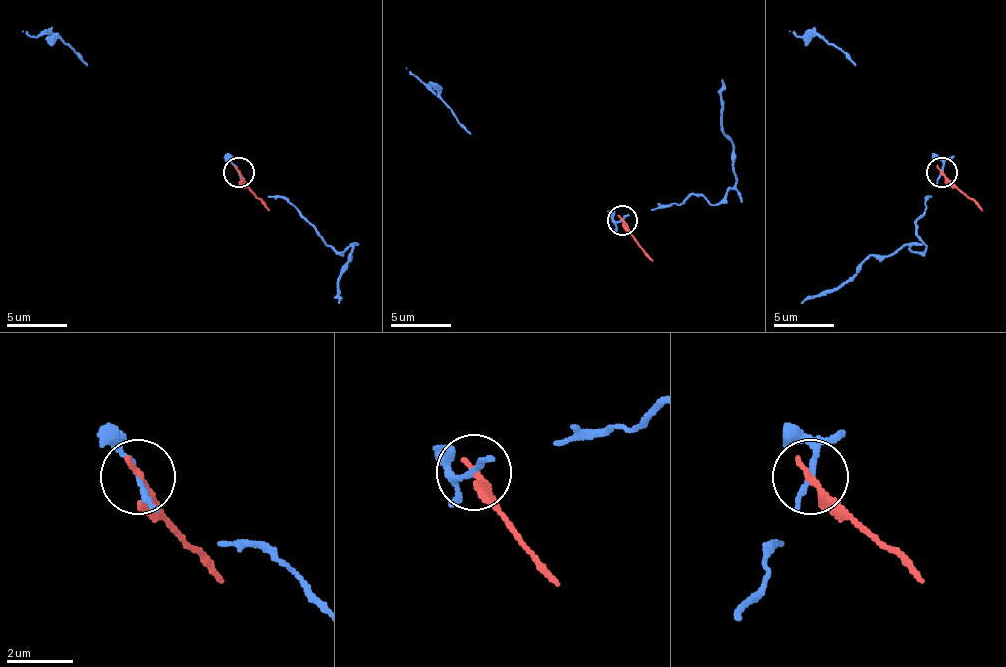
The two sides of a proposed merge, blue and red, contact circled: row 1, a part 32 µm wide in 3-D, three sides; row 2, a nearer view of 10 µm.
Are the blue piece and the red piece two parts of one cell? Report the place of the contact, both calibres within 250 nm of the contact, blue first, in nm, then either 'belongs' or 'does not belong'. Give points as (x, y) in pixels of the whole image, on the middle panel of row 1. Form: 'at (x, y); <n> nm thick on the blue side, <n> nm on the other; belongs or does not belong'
at (622, 220); 220 nm thick on the blue side, 240 nm on the other; does not belong

